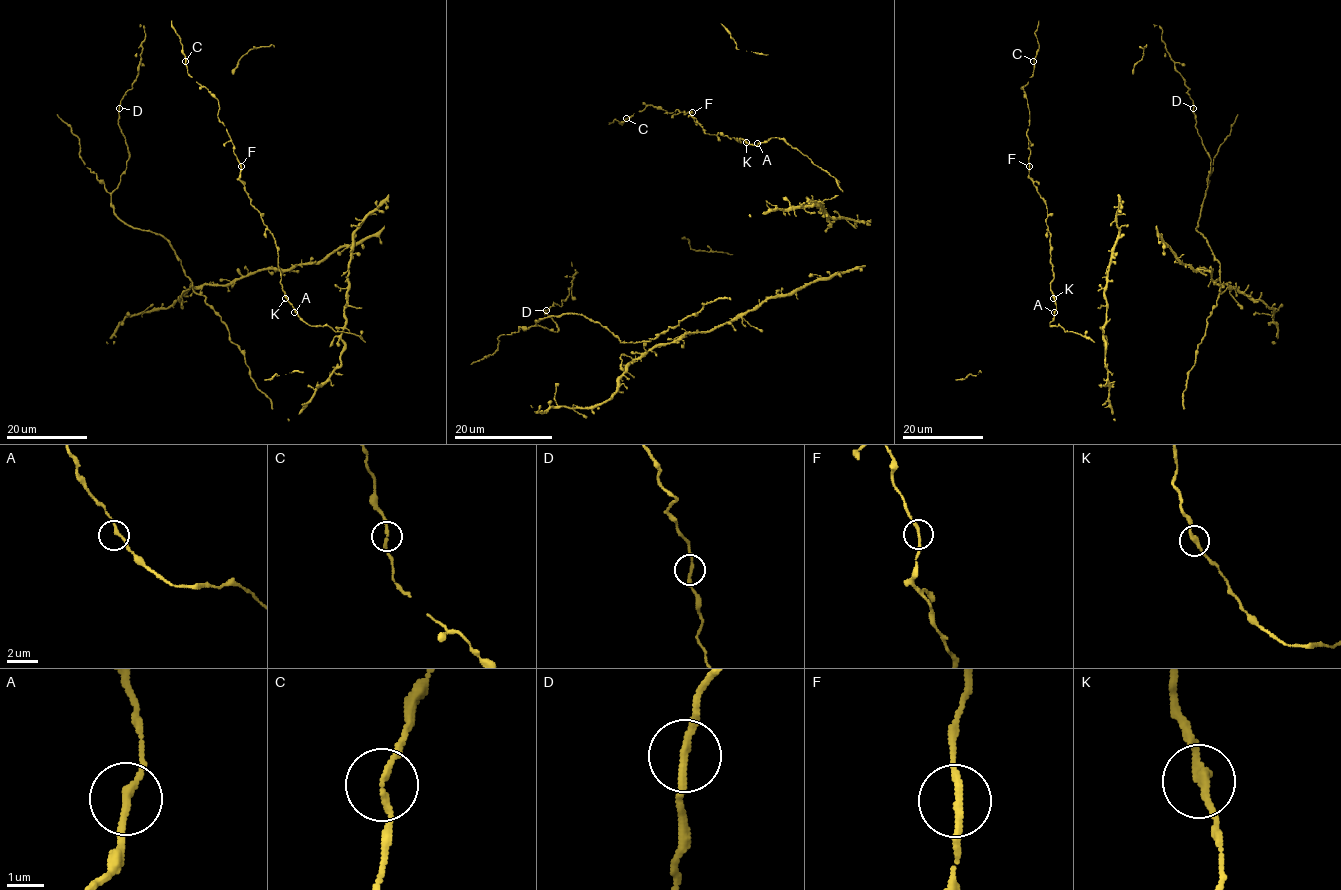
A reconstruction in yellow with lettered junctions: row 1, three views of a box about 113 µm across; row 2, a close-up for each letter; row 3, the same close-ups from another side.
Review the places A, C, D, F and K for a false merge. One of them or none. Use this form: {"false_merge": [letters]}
{"false_merge": []}

